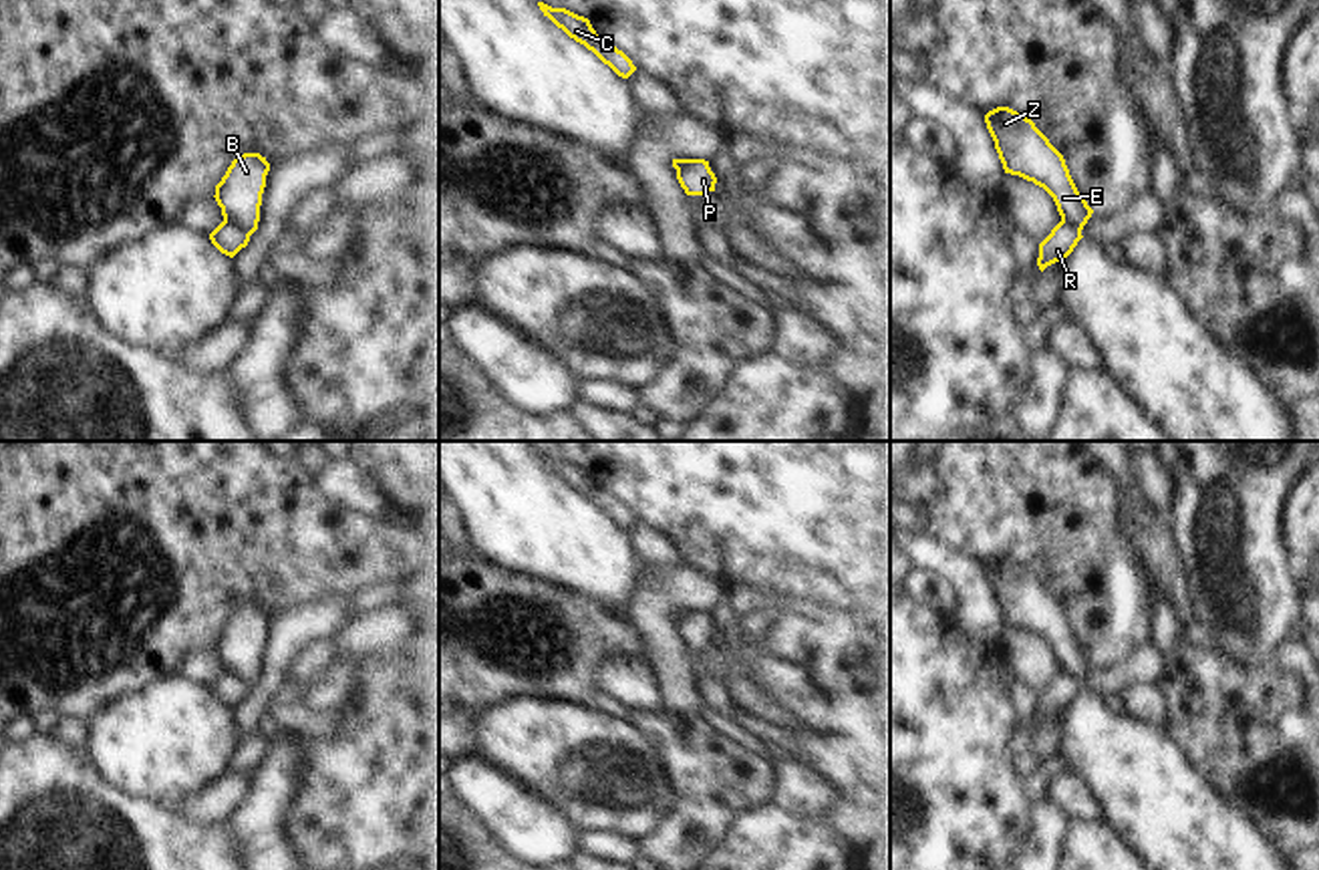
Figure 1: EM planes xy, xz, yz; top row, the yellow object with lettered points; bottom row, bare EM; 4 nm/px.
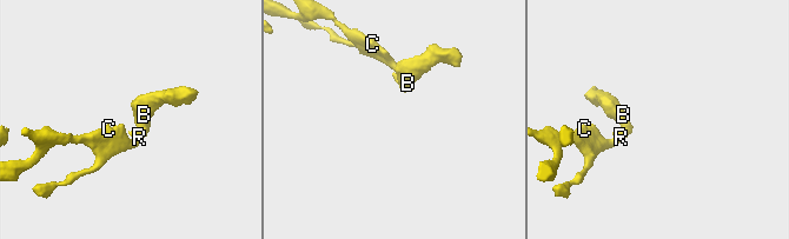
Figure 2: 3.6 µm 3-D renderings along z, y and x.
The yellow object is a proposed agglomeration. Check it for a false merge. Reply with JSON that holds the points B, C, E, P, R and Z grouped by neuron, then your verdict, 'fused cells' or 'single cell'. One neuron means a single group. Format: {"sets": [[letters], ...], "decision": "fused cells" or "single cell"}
{"sets": [["B", "E", "P", "Z"], ["C", "R"]], "decision": "fused cells"}

